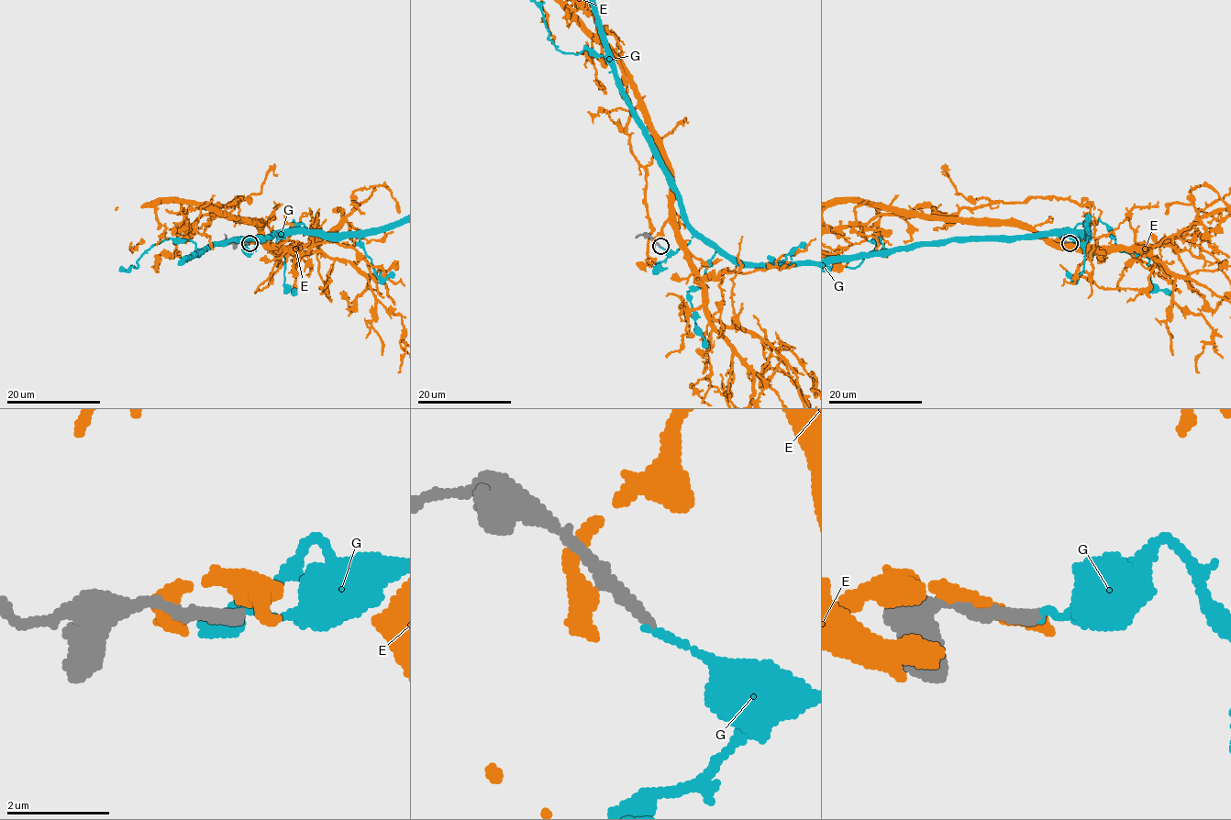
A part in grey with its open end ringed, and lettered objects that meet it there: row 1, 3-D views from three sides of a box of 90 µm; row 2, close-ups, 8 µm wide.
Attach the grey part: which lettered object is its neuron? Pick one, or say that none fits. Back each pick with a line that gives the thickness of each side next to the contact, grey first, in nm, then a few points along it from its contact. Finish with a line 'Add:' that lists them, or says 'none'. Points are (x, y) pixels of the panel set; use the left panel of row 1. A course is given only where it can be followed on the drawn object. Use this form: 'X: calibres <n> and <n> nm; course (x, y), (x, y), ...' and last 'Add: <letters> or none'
Add: none

